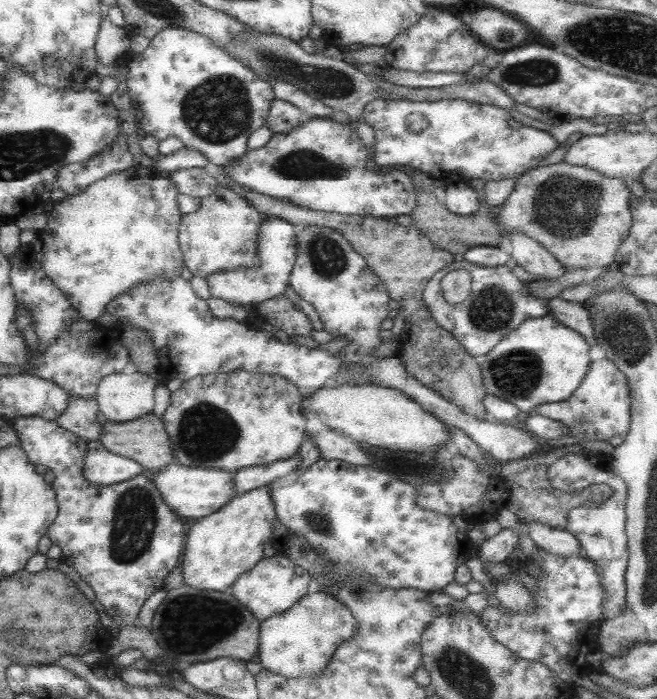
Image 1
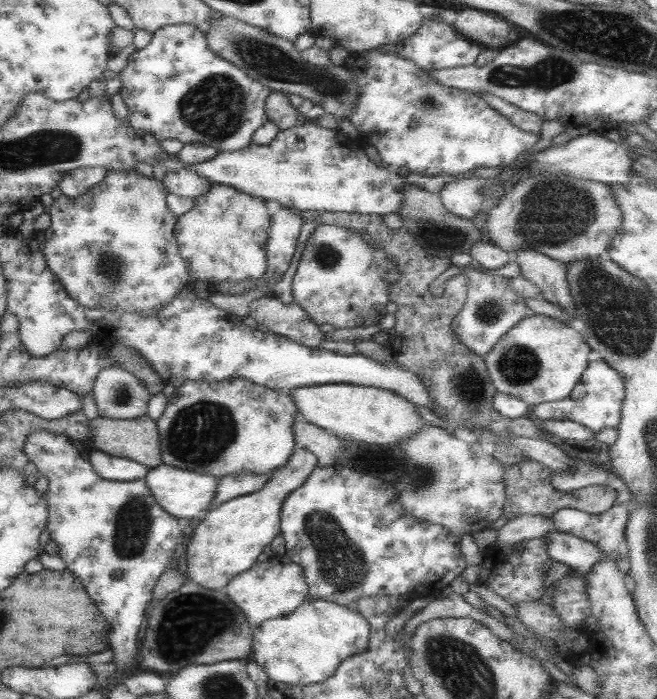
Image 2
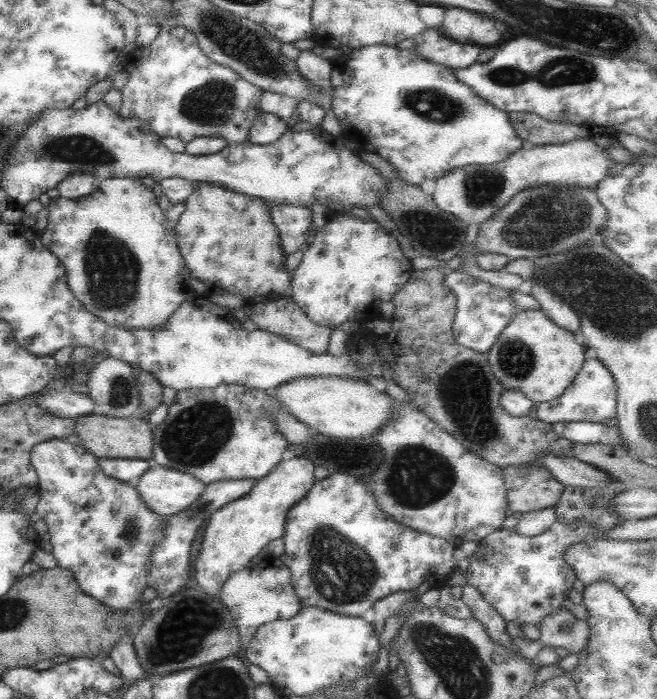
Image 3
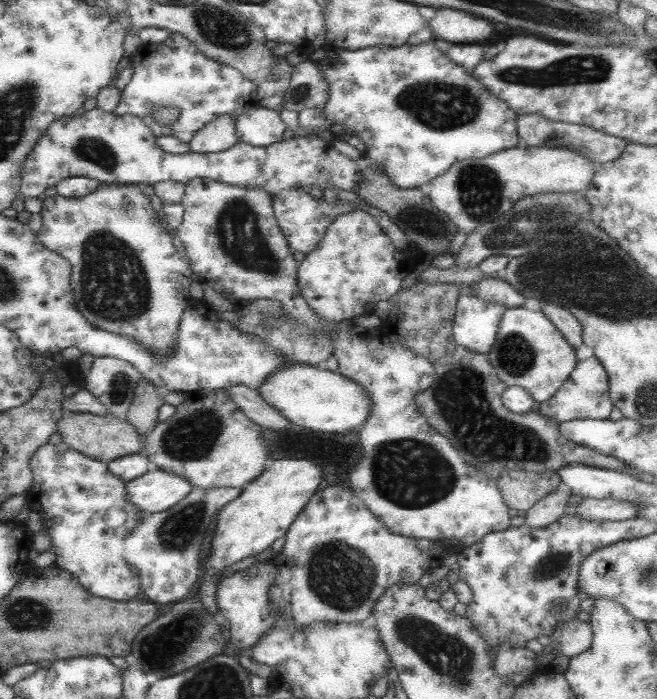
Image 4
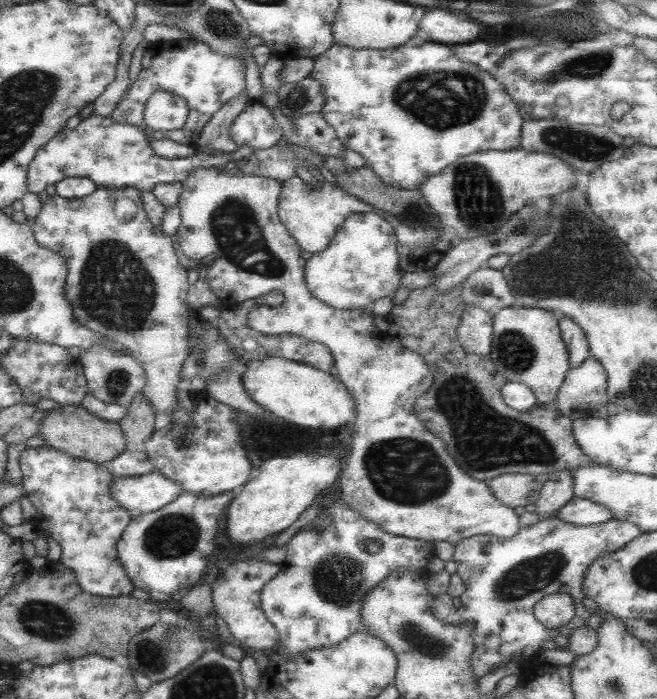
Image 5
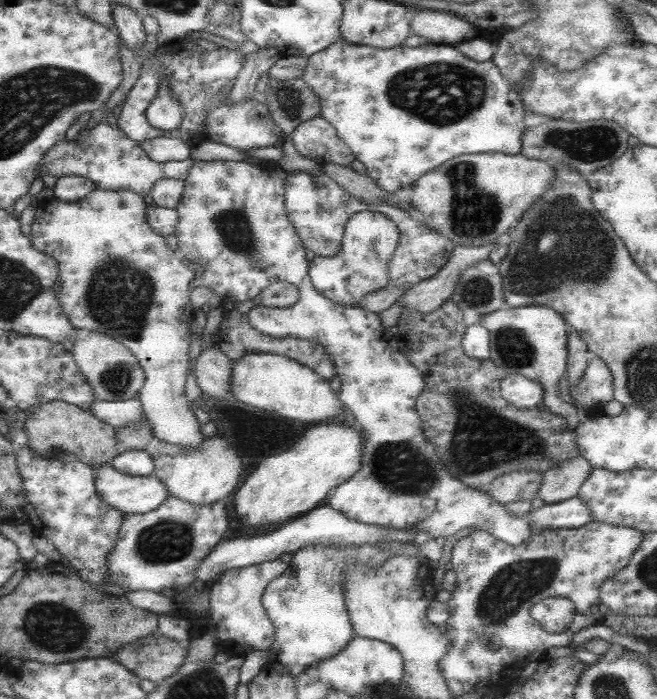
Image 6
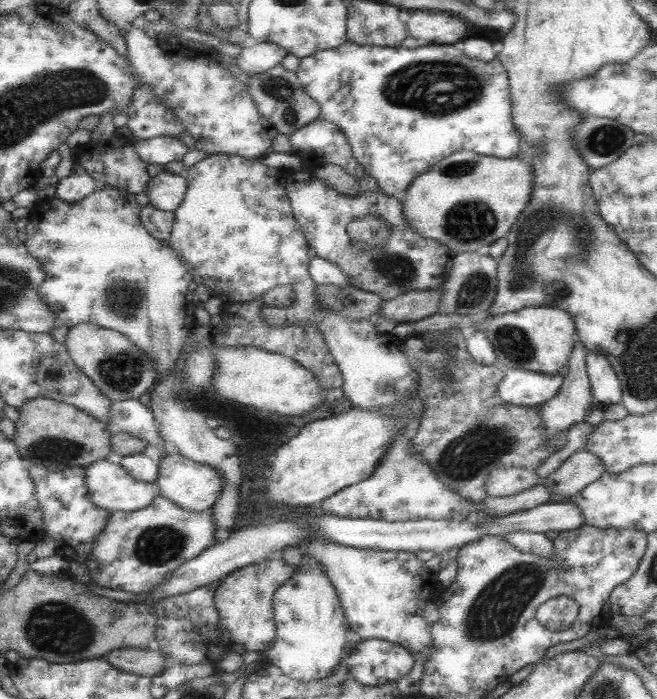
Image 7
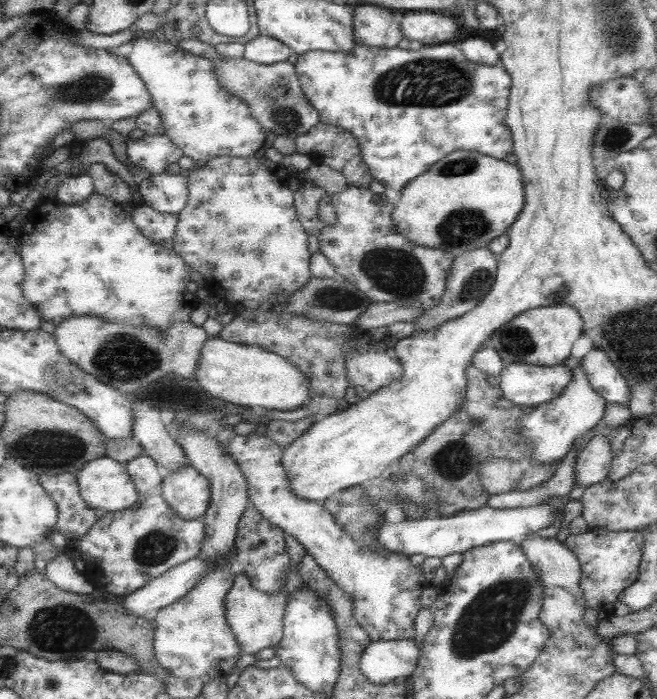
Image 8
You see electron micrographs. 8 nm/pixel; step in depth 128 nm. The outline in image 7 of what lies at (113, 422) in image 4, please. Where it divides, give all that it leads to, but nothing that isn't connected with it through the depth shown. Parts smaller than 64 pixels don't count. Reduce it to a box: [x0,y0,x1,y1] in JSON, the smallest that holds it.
[13,398,110,471]

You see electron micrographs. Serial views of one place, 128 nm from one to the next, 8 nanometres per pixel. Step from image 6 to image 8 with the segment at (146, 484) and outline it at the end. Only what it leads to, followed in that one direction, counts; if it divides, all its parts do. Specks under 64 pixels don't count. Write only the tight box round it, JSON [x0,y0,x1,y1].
[75,457,139,513]

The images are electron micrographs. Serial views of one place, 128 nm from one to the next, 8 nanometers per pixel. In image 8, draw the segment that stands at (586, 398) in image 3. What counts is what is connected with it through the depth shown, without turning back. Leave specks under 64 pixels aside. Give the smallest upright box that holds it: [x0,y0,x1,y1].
[579,349,629,405]

